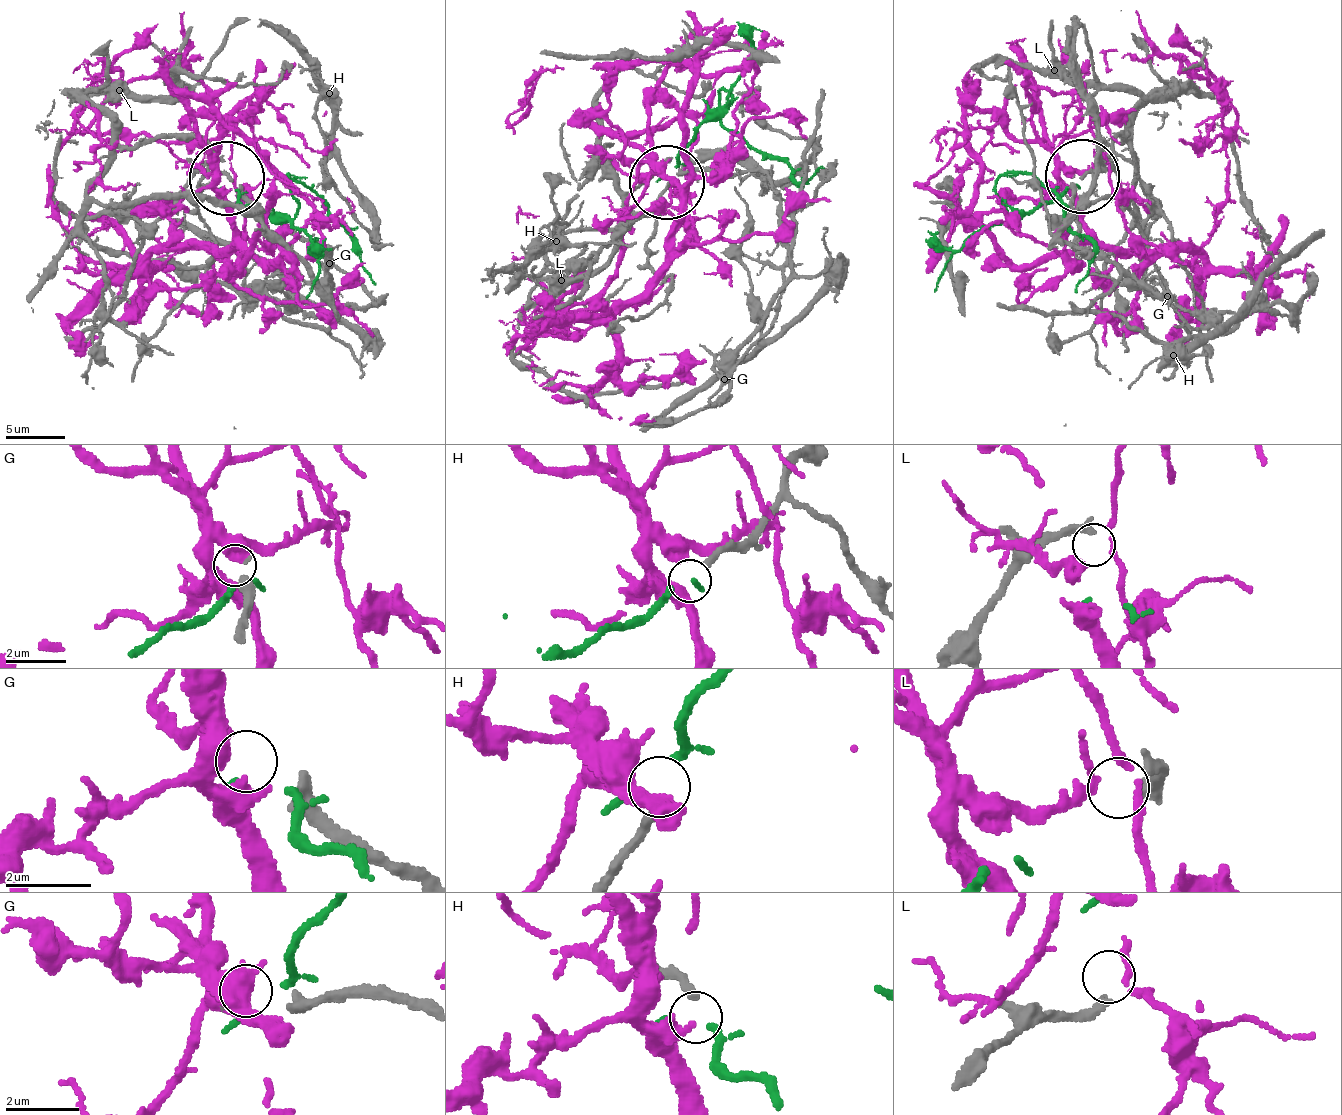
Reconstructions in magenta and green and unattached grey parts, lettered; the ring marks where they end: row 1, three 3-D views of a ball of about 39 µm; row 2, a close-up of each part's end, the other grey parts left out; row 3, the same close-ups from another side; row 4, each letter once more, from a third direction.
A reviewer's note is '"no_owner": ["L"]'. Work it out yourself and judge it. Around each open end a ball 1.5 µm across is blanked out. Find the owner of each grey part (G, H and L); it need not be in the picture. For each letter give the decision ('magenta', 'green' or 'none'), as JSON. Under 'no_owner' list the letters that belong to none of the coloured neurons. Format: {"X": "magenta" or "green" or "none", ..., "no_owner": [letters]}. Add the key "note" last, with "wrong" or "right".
{"G": "magenta", "H": "green", "L": "none", "no_owner": ["L"], "note": "right"}

